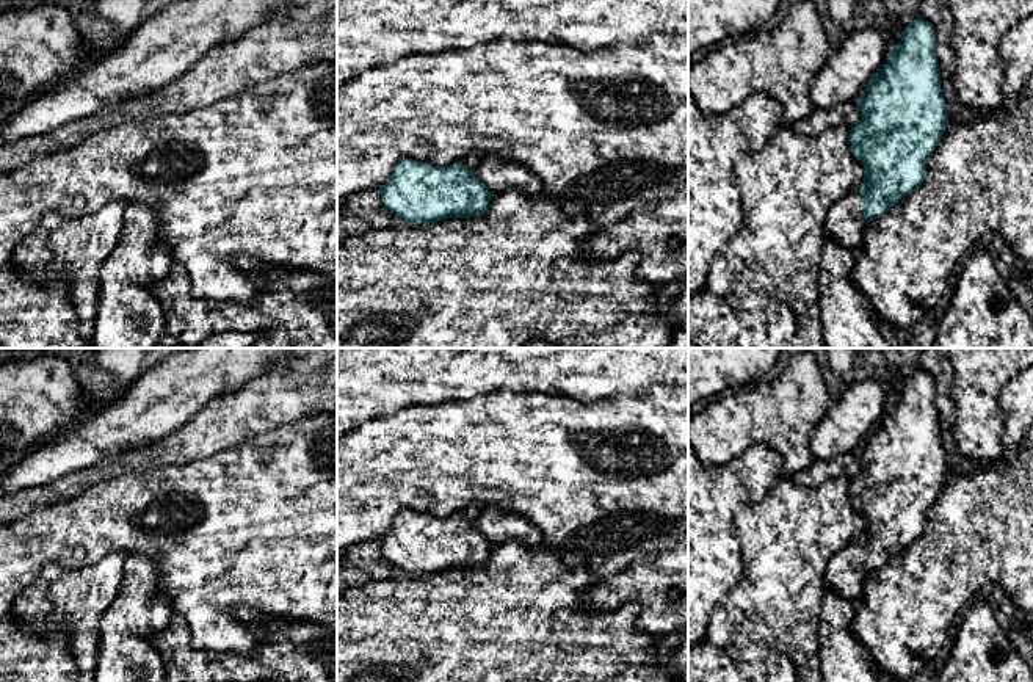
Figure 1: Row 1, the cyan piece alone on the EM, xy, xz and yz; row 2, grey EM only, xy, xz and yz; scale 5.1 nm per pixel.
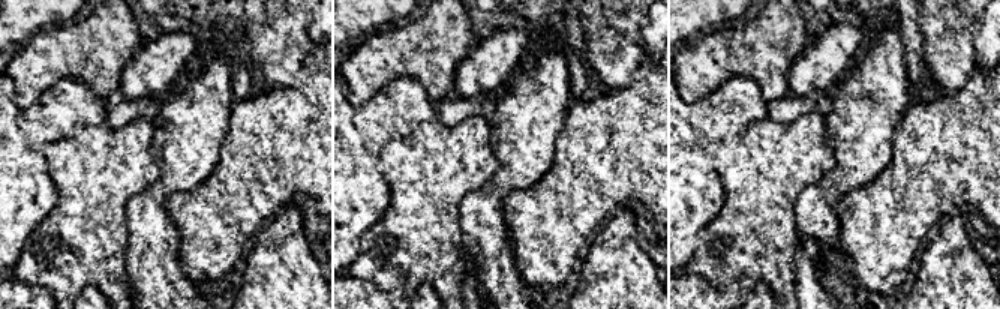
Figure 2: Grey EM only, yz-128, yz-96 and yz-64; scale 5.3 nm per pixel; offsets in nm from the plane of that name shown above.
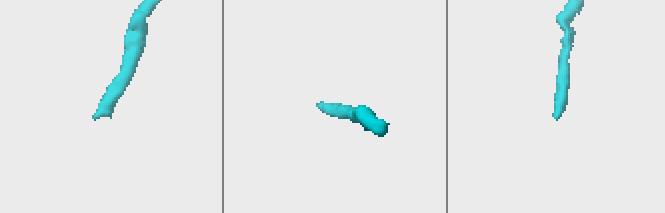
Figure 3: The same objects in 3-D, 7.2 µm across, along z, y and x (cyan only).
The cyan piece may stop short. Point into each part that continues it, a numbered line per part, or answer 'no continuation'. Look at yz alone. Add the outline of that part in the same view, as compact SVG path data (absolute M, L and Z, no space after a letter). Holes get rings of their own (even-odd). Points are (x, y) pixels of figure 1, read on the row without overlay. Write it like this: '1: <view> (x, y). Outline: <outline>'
1: yz (845, 574). Outline: M854 539L828 563L825 588L832 588L842 599L861 607L865 597L864 577L862 547Z

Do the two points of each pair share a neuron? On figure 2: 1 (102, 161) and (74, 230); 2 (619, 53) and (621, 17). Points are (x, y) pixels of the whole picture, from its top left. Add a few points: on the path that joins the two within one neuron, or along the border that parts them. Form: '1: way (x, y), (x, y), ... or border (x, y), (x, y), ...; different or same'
1: way (95, 177), (90, 213); same
2: way (619, 44), (619, 26); same

